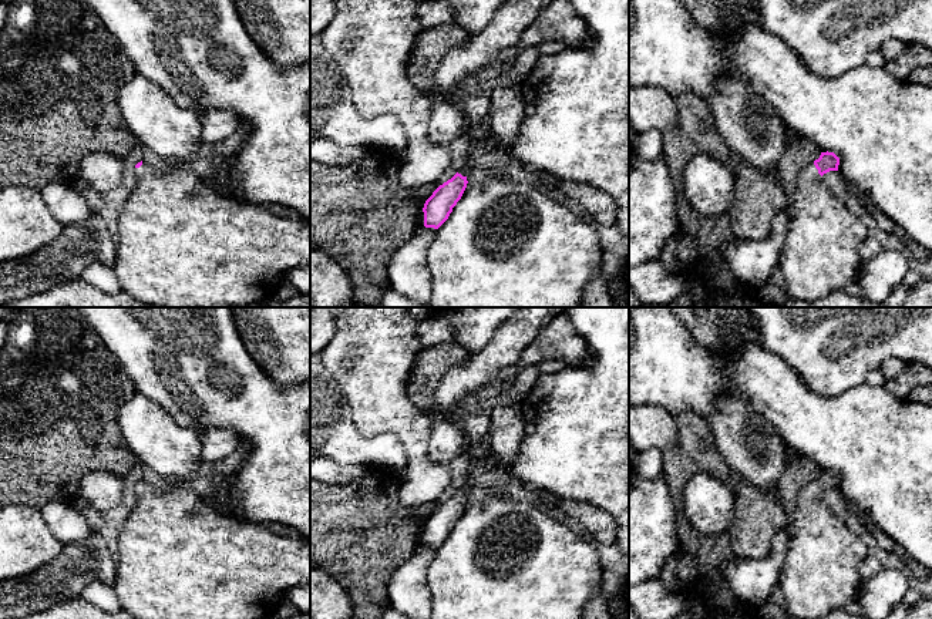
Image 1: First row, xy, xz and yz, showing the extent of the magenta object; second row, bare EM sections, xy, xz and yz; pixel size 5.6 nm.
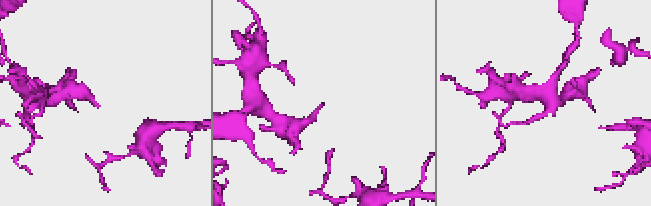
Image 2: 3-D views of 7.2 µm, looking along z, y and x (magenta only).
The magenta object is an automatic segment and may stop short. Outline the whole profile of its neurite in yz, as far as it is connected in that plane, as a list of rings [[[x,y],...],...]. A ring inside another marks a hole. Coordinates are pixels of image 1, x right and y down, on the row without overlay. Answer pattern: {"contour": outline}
{"contour": [[[821,471],[798,490],[787,514],[788,541],[777,583],[790,618],[818,619],[857,601],[859,565],[869,552],[822,499],[838,484],[834,471]]]}

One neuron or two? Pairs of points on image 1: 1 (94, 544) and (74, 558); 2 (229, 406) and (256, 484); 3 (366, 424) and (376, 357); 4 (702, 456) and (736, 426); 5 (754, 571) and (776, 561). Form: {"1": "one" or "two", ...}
{"1": "one", "2": "one", "3": "one", "4": "two", "5": "one"}

